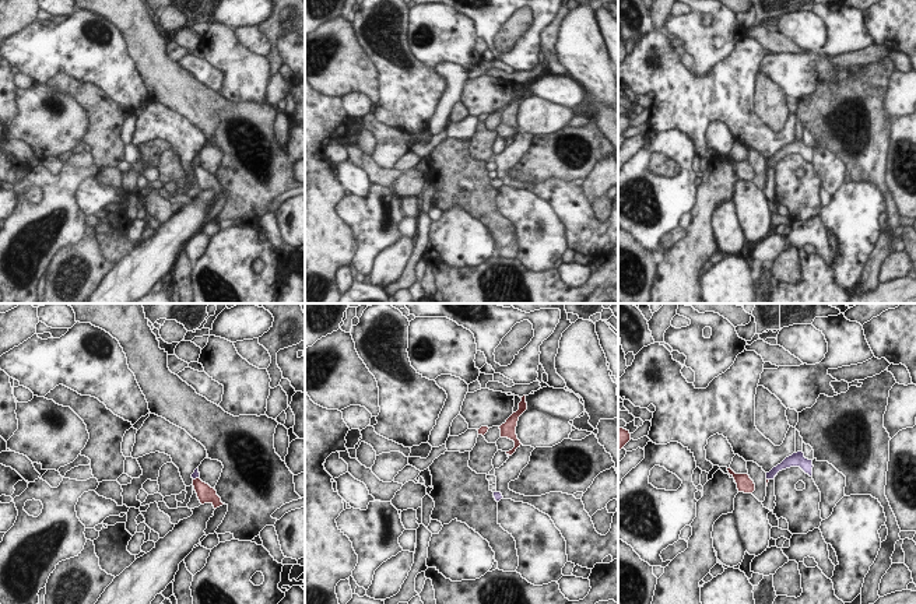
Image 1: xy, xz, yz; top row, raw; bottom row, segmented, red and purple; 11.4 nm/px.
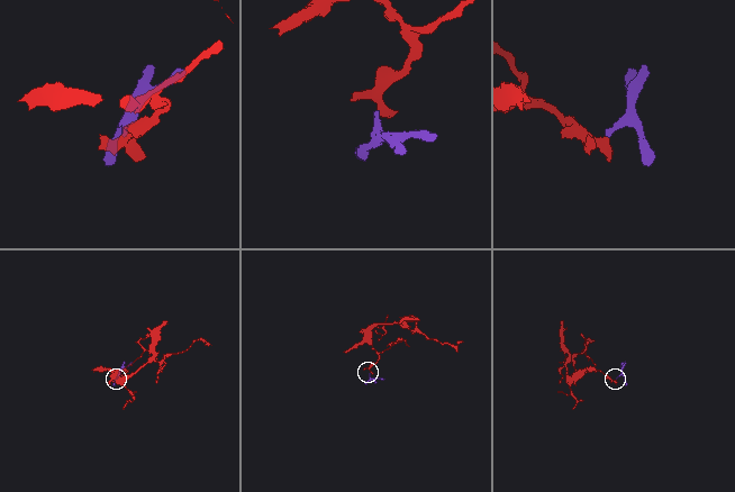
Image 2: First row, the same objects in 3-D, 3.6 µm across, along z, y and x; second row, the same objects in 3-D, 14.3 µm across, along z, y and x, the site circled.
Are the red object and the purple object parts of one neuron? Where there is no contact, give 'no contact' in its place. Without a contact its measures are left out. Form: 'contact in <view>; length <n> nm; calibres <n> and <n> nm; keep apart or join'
contact in xy; length 70 nm; calibres 200 and 90 nm; join

